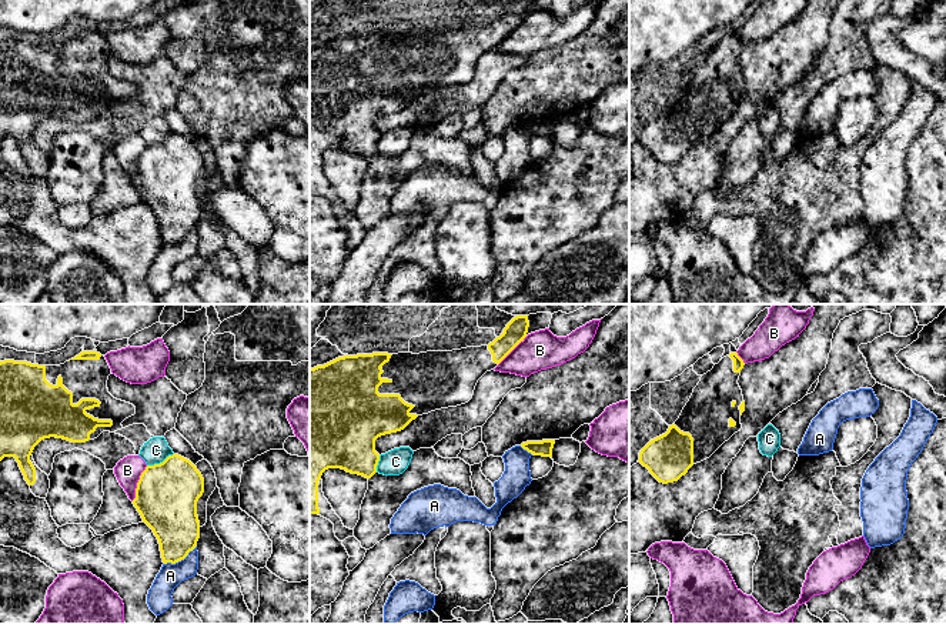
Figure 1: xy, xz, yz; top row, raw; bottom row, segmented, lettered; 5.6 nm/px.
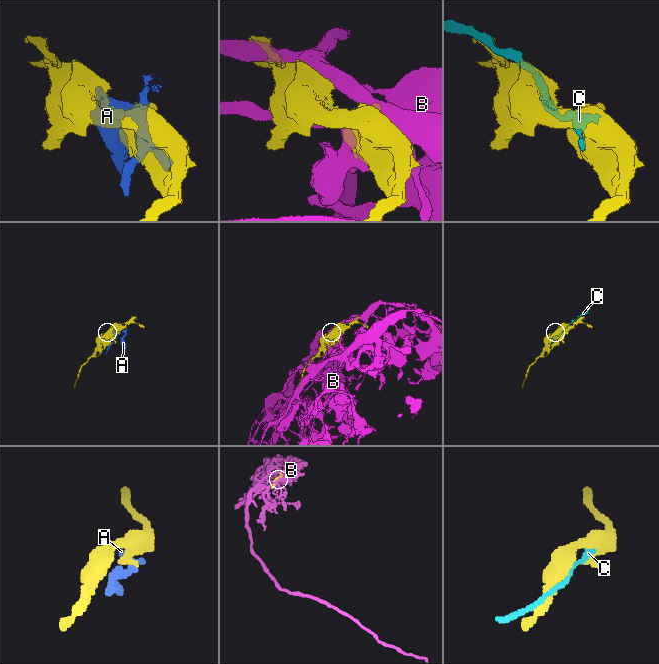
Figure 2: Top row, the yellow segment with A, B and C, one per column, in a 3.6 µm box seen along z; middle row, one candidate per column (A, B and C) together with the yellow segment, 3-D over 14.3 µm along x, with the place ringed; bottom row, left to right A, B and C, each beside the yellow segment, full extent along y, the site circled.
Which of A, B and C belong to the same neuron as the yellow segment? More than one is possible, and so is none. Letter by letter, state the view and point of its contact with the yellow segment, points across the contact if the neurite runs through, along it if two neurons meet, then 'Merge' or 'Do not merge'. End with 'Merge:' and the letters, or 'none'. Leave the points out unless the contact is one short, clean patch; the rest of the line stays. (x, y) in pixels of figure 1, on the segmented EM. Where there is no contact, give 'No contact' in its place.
A: Touches yellow at xy (180, 560). Do not merge
B: Touches yellow at xy (137, 483). Do not merge
C: Touches yellow at xy (160, 463). Do not merge
Merge: none

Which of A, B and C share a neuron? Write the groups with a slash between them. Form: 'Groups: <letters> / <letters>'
Groups: A / B / C

